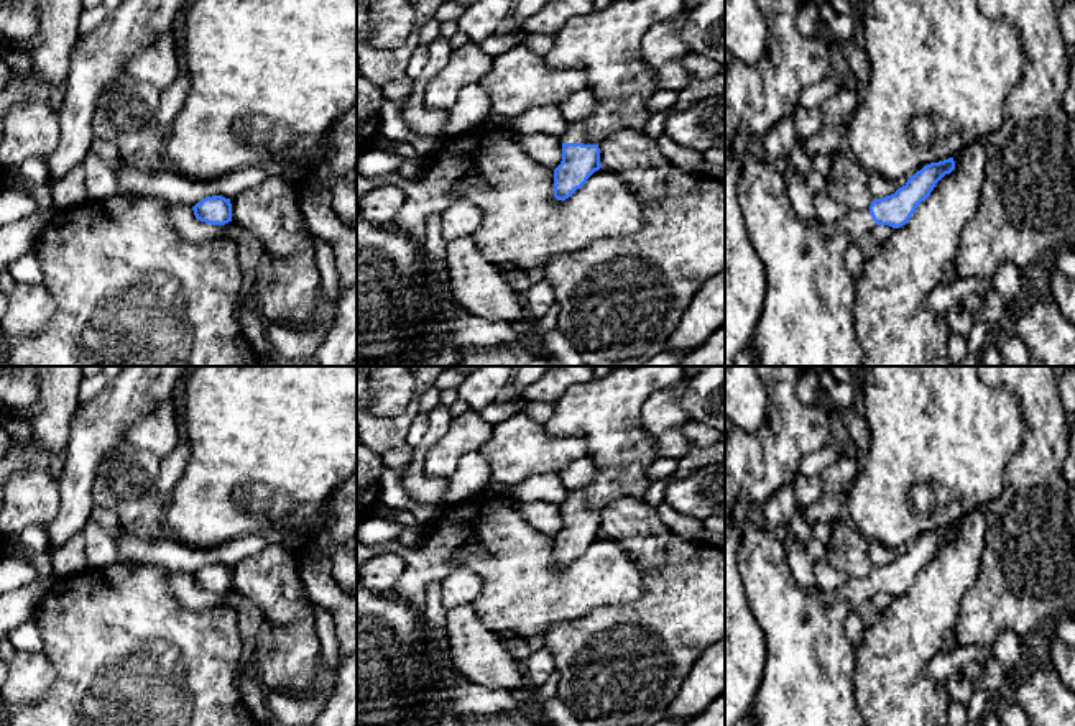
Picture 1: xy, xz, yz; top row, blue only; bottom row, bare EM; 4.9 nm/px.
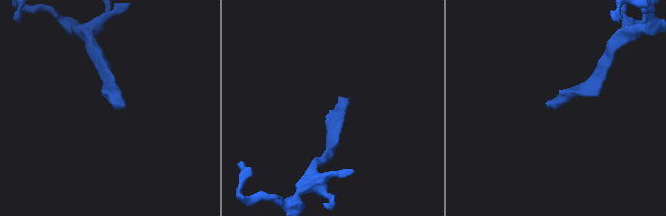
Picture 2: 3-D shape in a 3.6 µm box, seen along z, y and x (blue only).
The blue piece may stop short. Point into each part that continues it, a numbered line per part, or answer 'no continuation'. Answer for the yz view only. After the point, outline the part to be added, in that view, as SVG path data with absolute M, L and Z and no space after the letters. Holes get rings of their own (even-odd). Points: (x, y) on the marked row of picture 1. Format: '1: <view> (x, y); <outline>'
1: yz (807, 319); M748 149L741 154L743 171L738 184L740 212L750 243L766 271L766 294L753 342L759 366L861 366L861 352L855 338L855 278L845 266L845 251L876 227L870 209L848 209L833 225L804 220L791 205L786 174L779 174L774 159L756 158Z

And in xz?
1: xz (605, 45); M613 0L605 10L592 10L567 20L556 33L554 48L544 59L552 69L584 71L587 89L597 107L587 118L567 126L562 143L597 145L618 130L644 131L651 117L646 102L659 90L659 85L656 69L641 61L641 39L654 25L679 16L684 7L685 0Z

